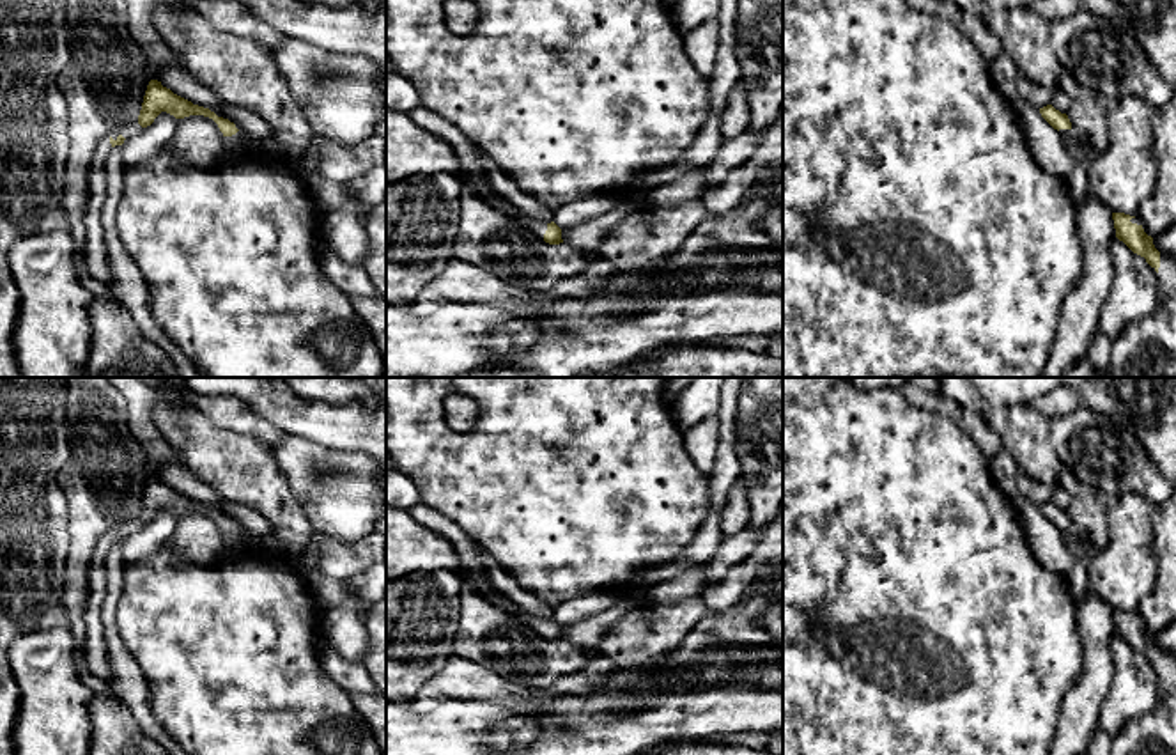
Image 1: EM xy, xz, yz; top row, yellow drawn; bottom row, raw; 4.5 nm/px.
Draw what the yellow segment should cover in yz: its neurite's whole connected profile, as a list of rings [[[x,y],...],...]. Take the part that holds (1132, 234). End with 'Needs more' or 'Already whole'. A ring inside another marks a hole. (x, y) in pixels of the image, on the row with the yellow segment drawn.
[[[1112,213],[1116,237],[1158,275],[1157,308],[1130,324],[1112,340],[1110,370],[1098,378],[1151,378],[1164,374],[1176,358],[1176,259],[1155,248],[1137,220]]]. Needs more

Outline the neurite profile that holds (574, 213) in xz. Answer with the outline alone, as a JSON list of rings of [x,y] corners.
[[[593,195],[569,202],[567,206],[554,211],[554,223],[560,229],[577,227],[606,214],[618,204],[620,198],[620,195]]]

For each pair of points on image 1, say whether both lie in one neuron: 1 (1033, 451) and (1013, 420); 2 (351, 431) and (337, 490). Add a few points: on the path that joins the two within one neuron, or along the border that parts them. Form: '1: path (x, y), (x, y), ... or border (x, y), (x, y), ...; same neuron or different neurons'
1: path (1028, 443), (1019, 428); same neuron
2: border (305, 438), (335, 449), (360, 451), (367, 456); different neurons

